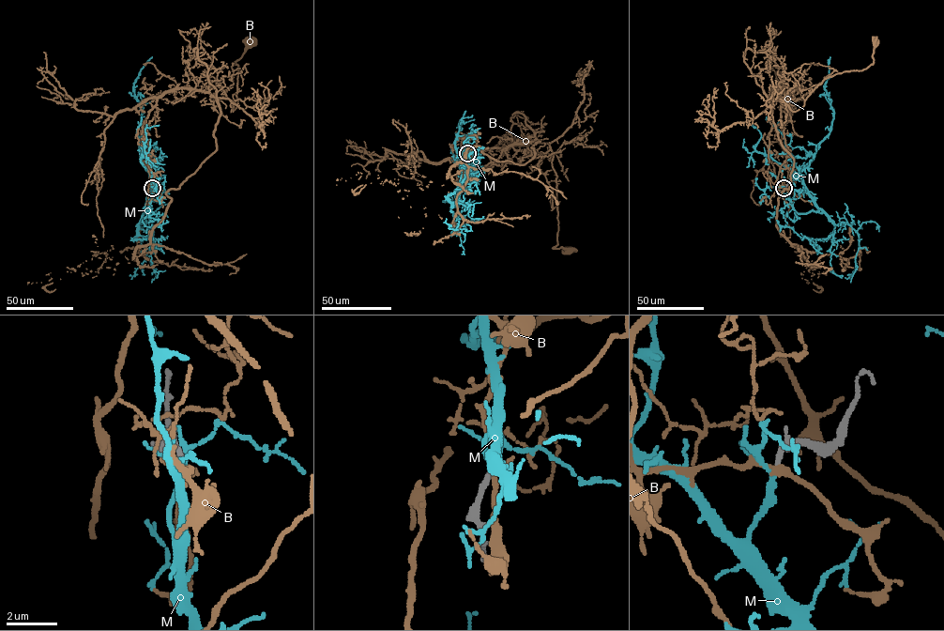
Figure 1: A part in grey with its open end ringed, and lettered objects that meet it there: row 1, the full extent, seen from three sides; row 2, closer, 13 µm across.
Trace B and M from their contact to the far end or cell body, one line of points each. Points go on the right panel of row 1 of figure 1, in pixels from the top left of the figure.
B: (783, 188), (768, 175), (768, 133), (781, 122), (773, 92), (796, 112), (825, 79), (866, 69), (875, 41)
M: (783, 188), (798, 213), (822, 212), (800, 171), (831, 128), (833, 110), (825, 89), (830, 56)

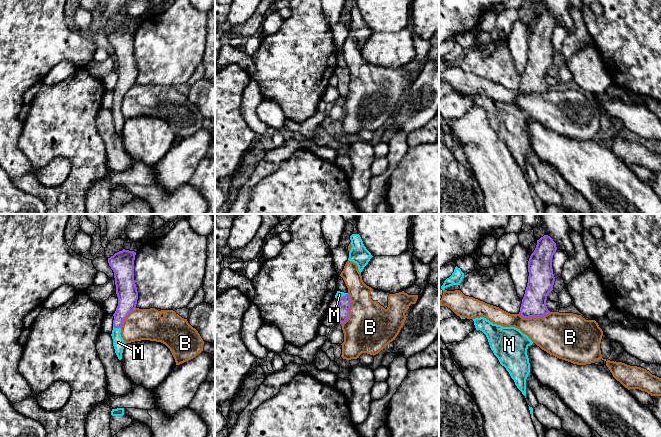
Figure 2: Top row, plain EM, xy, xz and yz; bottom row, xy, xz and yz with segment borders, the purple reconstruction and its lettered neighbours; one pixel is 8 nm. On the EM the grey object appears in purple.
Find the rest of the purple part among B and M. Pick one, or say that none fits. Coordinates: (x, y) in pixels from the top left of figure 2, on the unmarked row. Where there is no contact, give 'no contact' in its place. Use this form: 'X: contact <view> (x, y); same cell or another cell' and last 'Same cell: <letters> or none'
B: contact xz (349, 84); another cell
M: contact xz (343, 72); same cell
Same cell: M

